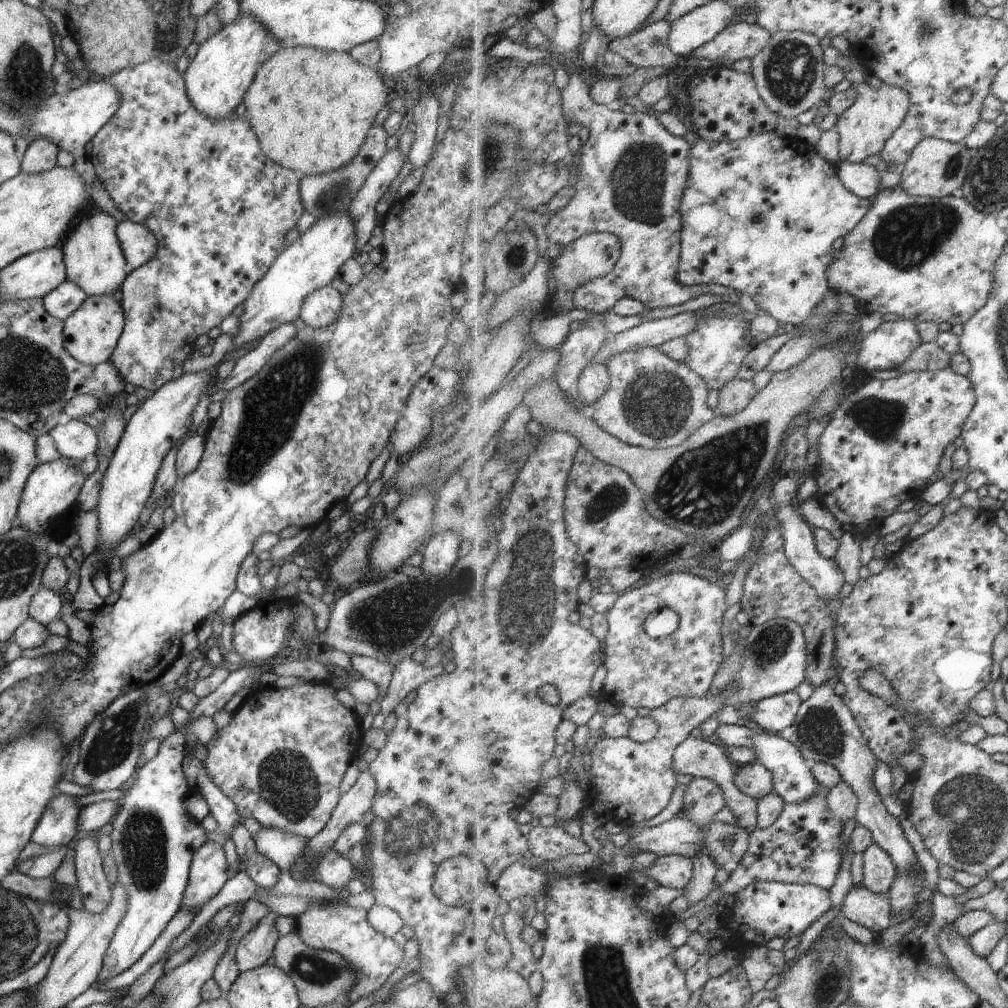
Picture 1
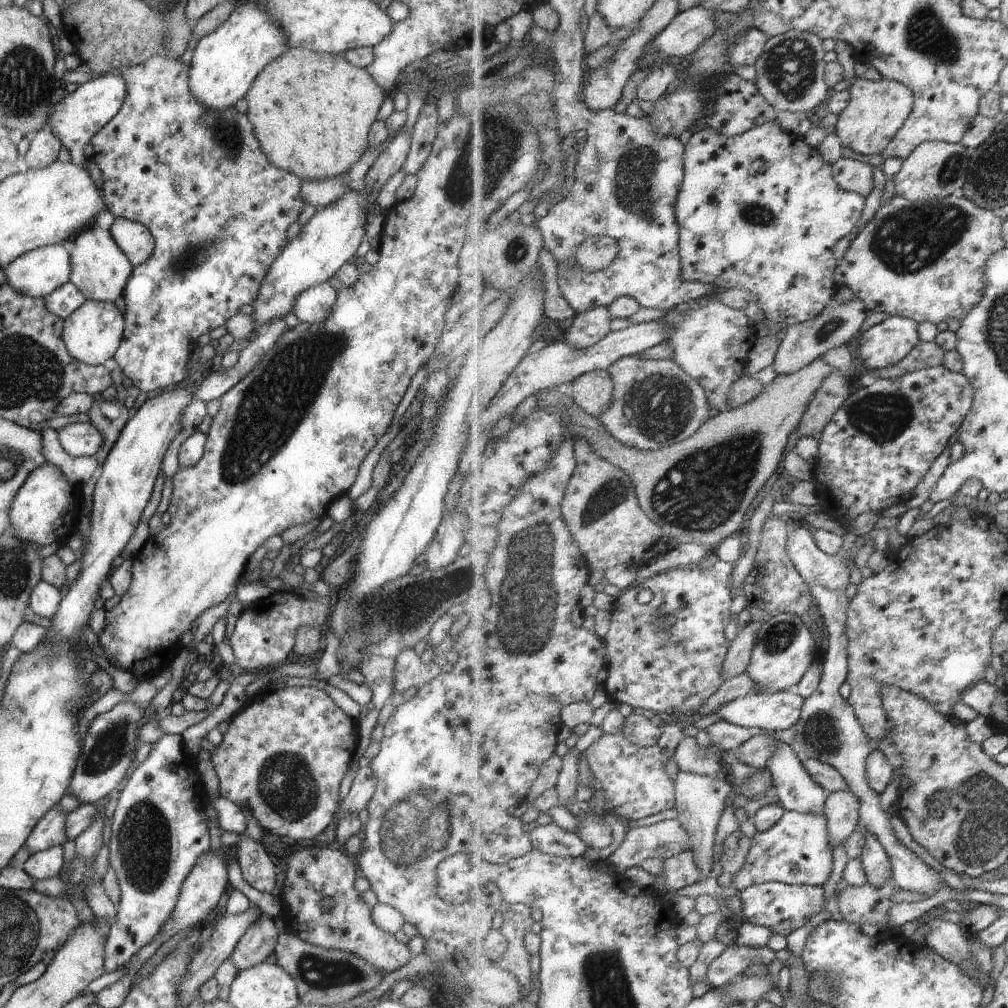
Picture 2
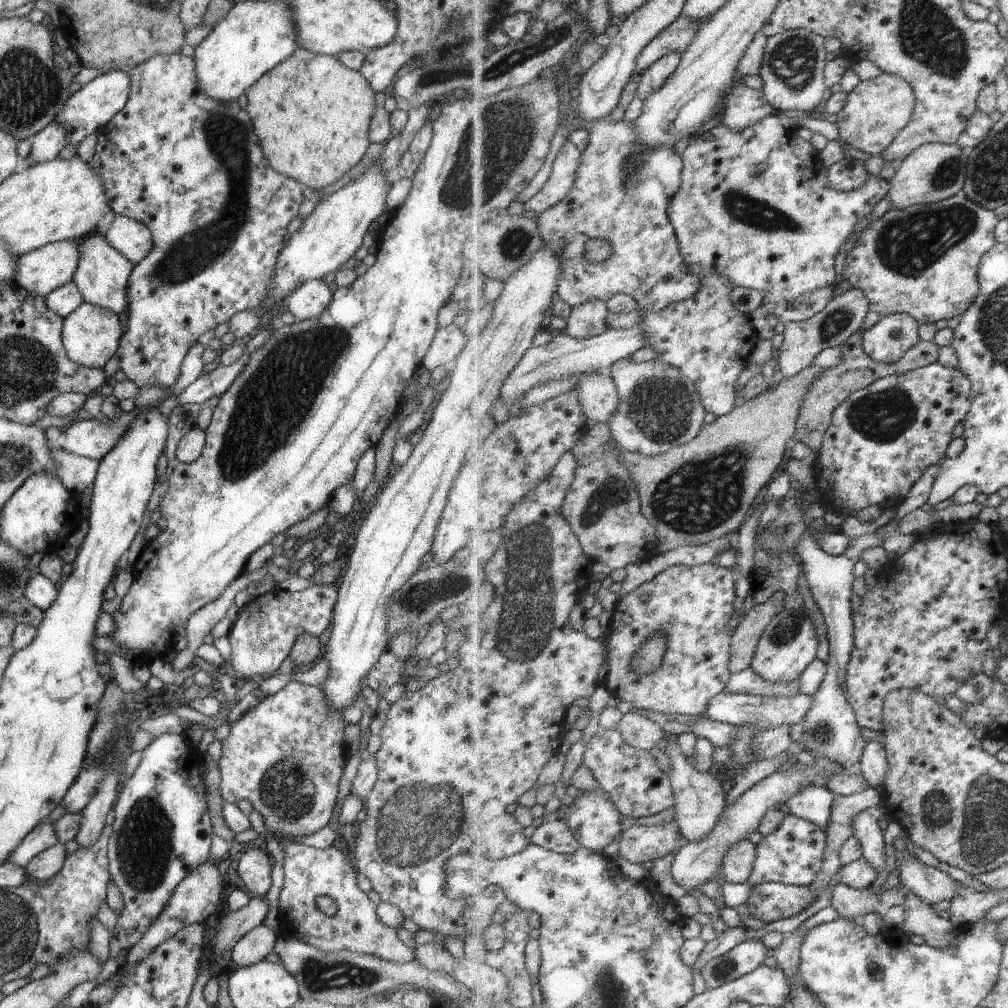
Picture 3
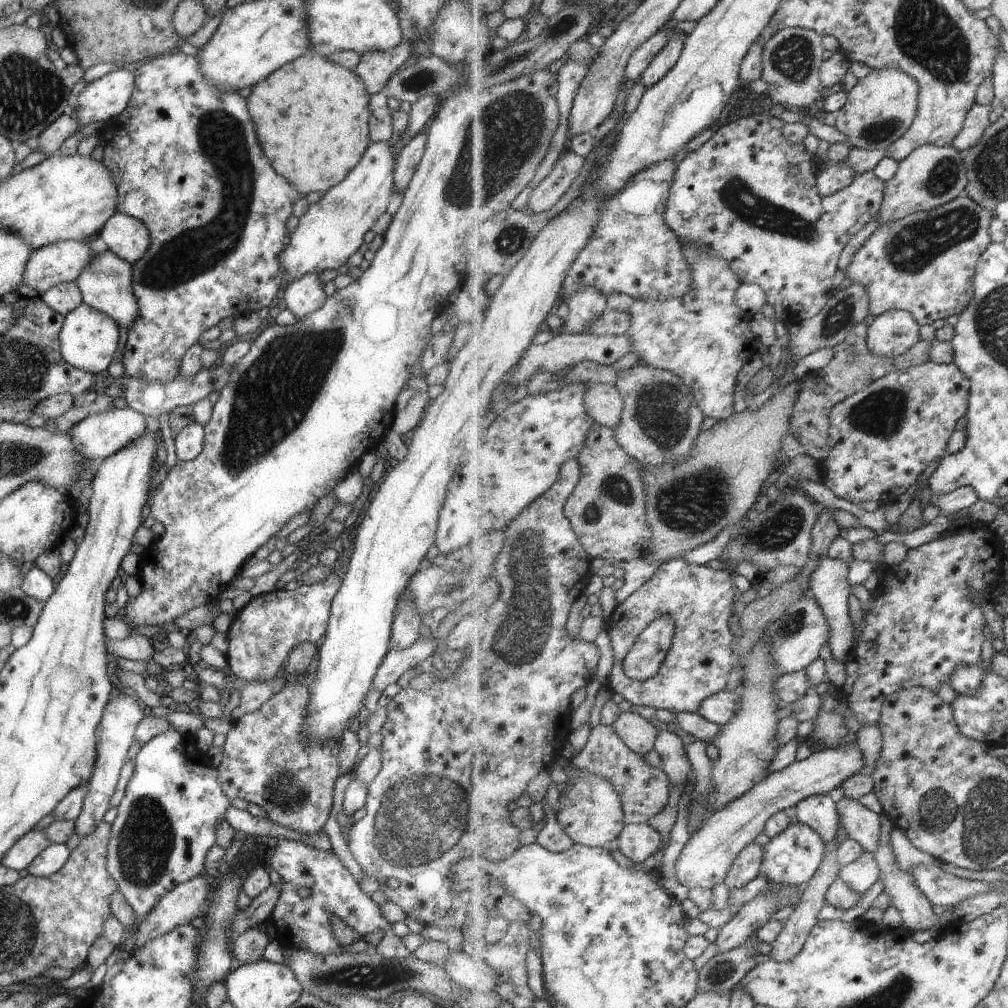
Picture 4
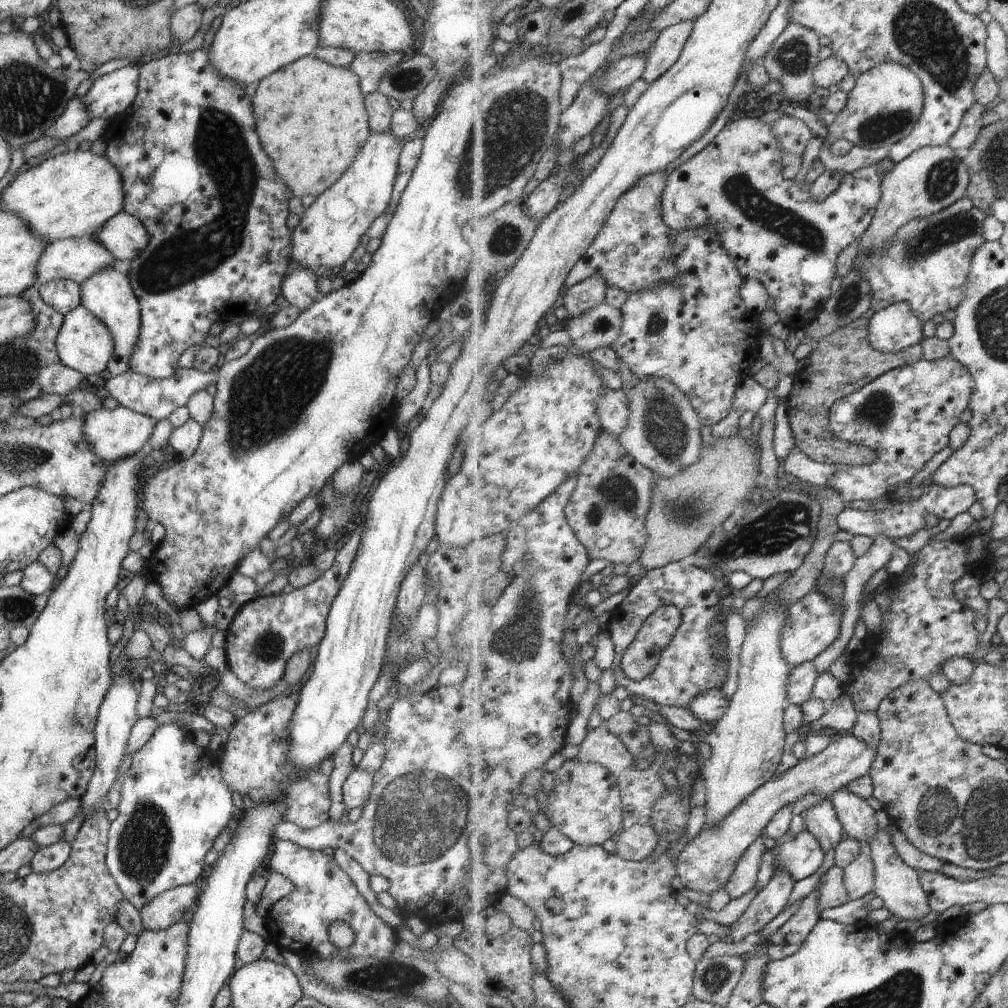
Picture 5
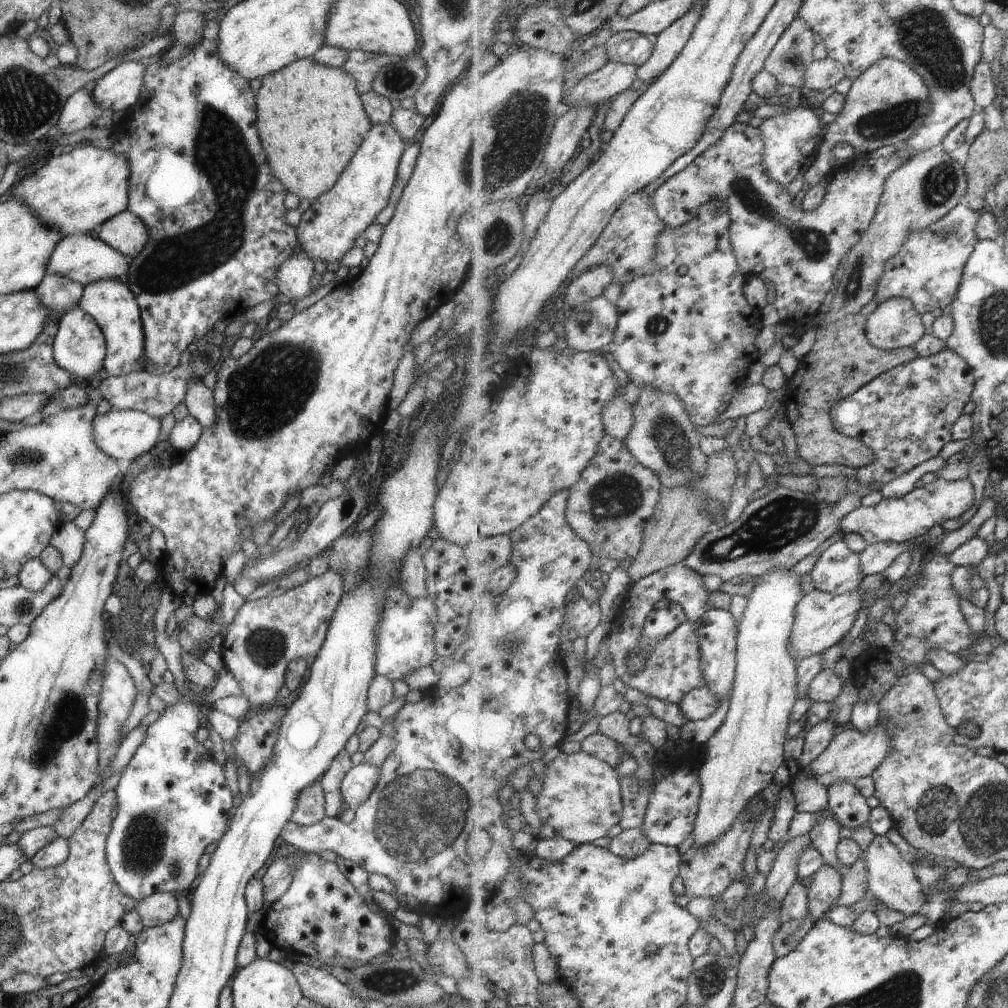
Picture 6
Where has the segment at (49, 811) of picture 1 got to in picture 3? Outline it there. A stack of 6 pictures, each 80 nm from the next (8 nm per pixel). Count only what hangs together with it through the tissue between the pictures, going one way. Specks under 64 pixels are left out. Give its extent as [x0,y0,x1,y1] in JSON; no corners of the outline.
[6,818,58,867]

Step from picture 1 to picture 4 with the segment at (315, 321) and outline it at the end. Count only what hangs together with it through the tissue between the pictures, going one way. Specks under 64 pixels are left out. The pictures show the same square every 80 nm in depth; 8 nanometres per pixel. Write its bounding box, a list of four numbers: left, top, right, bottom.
[282,273,328,318]

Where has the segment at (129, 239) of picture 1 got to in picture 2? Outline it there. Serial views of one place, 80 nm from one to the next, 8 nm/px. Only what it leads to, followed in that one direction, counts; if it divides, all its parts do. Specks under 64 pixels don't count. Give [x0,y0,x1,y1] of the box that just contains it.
[108,217,154,267]

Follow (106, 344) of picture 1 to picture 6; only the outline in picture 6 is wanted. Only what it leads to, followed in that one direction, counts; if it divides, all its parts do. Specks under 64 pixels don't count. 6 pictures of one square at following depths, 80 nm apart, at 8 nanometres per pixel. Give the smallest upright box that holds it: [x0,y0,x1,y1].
[52,305,106,378]

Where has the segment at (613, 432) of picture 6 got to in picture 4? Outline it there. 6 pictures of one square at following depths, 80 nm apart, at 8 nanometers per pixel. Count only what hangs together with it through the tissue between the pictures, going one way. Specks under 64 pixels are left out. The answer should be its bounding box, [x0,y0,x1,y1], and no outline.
[586,382,624,428]

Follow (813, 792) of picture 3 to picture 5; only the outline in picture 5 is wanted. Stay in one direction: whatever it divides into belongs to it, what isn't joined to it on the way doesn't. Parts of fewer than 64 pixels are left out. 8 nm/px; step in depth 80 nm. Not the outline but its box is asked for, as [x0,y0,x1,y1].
[801,798,844,852]

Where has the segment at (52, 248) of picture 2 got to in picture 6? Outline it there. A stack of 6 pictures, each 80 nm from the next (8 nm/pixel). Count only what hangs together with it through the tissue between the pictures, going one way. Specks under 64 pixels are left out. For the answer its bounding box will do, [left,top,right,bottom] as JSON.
[45,234,130,287]

